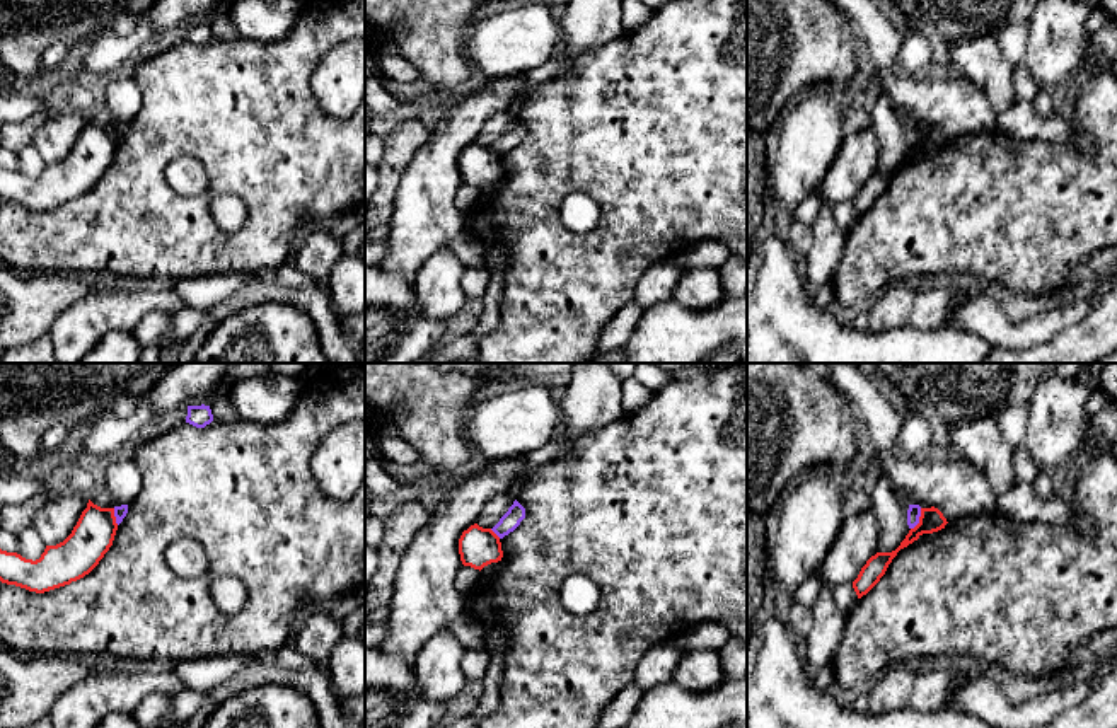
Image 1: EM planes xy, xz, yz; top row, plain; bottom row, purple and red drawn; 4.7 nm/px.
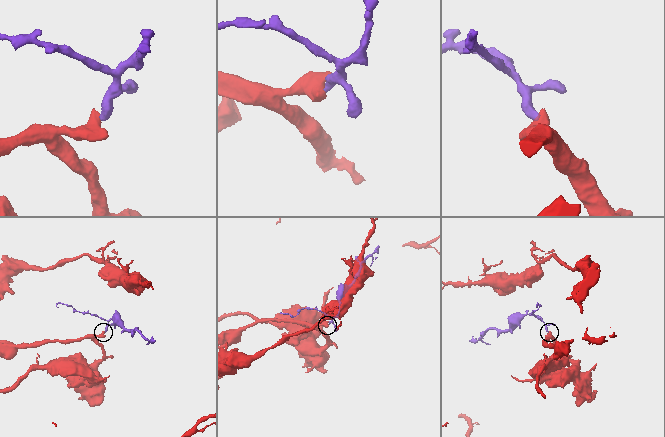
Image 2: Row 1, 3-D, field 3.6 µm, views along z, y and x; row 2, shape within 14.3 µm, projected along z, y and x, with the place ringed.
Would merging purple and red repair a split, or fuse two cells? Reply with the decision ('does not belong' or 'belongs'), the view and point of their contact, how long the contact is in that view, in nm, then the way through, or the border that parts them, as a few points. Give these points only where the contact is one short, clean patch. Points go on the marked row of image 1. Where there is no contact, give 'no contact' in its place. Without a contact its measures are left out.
does not belong; meets purple in yz at (918, 519); contact 120 nm long; border along yz (921, 508), (920, 520), (911, 529)

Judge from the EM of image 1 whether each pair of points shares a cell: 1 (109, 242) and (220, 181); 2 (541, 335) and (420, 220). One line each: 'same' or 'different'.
1: same
2: different

